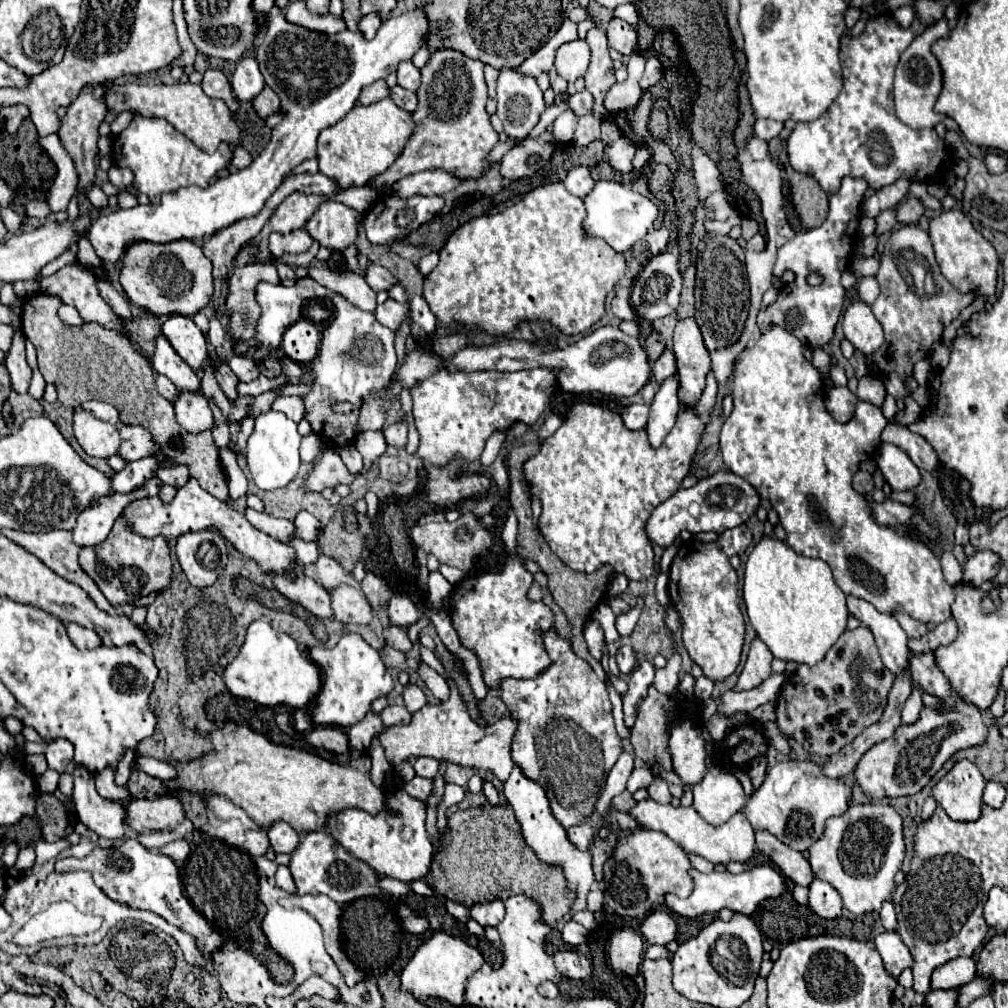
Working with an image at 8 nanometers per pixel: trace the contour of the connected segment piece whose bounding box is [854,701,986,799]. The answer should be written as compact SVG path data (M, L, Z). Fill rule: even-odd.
M958 701L948 711L922 709L916 723L900 725L890 739L870 747L858 761L854 777L866 797L908 797L918 793L958 749L980 745L984 739L986 725L982 713L966 701Z

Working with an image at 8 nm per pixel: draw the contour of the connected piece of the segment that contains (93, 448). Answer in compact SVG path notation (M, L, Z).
M88 411L74 413L74 437L80 447L92 457L110 457L118 453L120 435L118 427L92 417Z

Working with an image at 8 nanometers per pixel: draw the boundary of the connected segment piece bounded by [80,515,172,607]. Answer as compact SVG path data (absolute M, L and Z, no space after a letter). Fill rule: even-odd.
M120 515L106 537L104 543L96 547L82 547L80 549L80 567L92 581L98 585L98 589L104 593L104 597L110 601L112 607L120 607L124 603L134 603L138 597L150 595L150 593L162 593L170 587L172 577L172 563L170 563L170 547L166 537L142 537L134 533L128 525L128 519ZM130 571L130 593L124 589L120 581L120 573Z

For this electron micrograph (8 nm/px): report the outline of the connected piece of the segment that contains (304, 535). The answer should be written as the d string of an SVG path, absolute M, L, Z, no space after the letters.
M308 511L298 513L298 517L294 519L294 525L296 525L296 537L300 537L304 541L316 541L320 535L320 529L322 529L320 521Z

